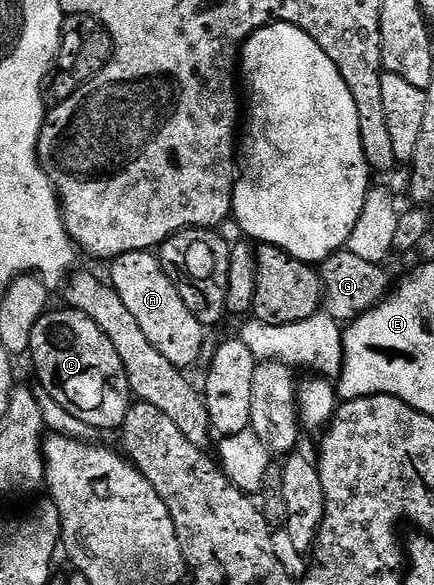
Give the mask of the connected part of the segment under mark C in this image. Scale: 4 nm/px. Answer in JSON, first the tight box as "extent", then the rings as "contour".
{"extent":[29,308,133,431],"contour":[[[62,308],[56,313],[54,311],[44,313],[41,319],[37,319],[37,327],[33,327],[29,357],[35,360],[35,369],[39,372],[38,384],[45,391],[49,391],[49,395],[53,395],[53,399],[57,399],[57,403],[61,403],[61,407],[69,411],[69,415],[77,415],[81,423],[89,423],[89,427],[96,431],[122,430],[125,415],[133,403],[129,379],[125,375],[125,363],[121,363],[121,355],[117,355],[113,343],[109,343],[109,335],[105,335],[101,327],[93,323],[93,319],[89,319],[76,309]]]}

